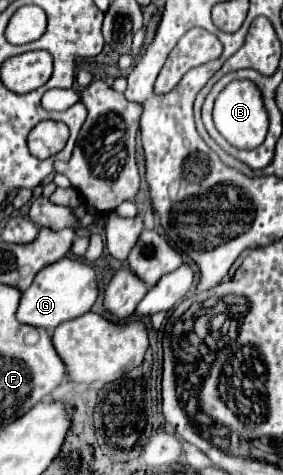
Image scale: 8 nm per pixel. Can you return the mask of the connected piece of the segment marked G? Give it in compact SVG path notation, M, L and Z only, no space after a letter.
M64 257L48 267L44 267L34 283L24 291L18 307L18 321L34 327L44 327L48 331L54 331L60 323L76 319L92 309L92 305L98 299L98 281L96 281L96 271L86 265L84 261Z

